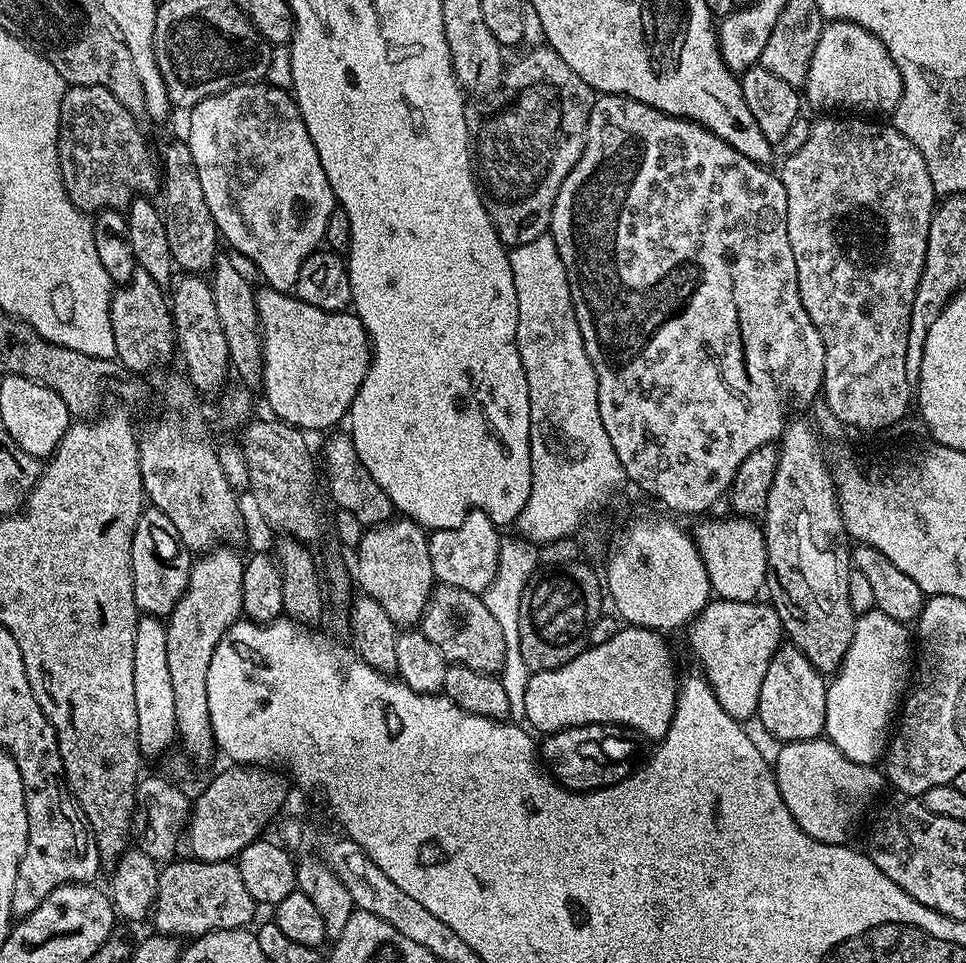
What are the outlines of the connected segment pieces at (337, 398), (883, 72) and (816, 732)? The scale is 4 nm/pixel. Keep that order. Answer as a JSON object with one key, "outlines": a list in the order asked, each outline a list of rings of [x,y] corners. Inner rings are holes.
{"outlines":[[[[260,286],[255,289],[256,294],[256,313],[260,323],[260,346],[264,353],[264,379],[262,381],[262,393],[264,400],[268,403],[268,408],[273,417],[283,420],[291,428],[298,428],[305,433],[320,432],[323,428],[332,430],[337,427],[340,419],[349,415],[354,398],[362,386],[362,378],[366,378],[366,370],[372,364],[372,345],[368,343],[368,331],[362,326],[362,322],[351,311],[327,312],[318,310],[318,306],[310,306],[310,302],[302,302],[292,292],[279,292],[267,286]]],[[[833,20],[825,23],[822,34],[818,38],[818,46],[814,46],[814,58],[810,58],[810,70],[802,89],[802,96],[820,110],[840,110],[836,108],[857,108],[860,114],[876,114],[872,112],[895,112],[902,98],[902,74],[890,58],[890,50],[882,46],[882,42],[874,34],[870,34],[862,26],[849,20]]],[[[791,642],[785,643],[770,658],[766,678],[762,678],[762,694],[758,694],[755,719],[776,739],[776,742],[814,740],[824,736],[826,720],[825,677],[808,661],[806,654],[797,650]]]]}

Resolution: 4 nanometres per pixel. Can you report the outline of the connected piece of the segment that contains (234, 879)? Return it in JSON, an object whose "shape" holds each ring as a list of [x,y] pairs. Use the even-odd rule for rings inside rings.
{"shape":[[[191,858],[173,859],[159,869],[157,896],[150,913],[150,920],[156,923],[155,931],[162,936],[181,938],[189,936],[195,938],[205,936],[218,930],[234,930],[248,928],[255,918],[258,905],[254,898],[250,898],[250,890],[242,883],[242,874],[238,874],[235,863],[230,860],[222,862],[206,862]]]}

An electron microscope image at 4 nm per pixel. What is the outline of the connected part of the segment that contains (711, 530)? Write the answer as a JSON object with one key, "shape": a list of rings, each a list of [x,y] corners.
{"shape":[[[752,518],[704,520],[694,531],[696,549],[706,566],[706,578],[719,599],[746,602],[761,595],[768,578],[763,527]]]}

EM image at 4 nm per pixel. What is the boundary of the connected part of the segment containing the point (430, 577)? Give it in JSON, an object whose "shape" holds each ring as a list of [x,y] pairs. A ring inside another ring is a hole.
{"shape":[[[393,518],[385,524],[371,525],[365,531],[362,542],[354,549],[356,568],[354,571],[354,584],[363,595],[372,596],[374,602],[386,606],[386,614],[398,626],[416,626],[421,623],[424,611],[427,610],[428,600],[431,598],[436,575],[430,566],[430,550],[428,549],[428,536],[425,529],[407,518]]]}

